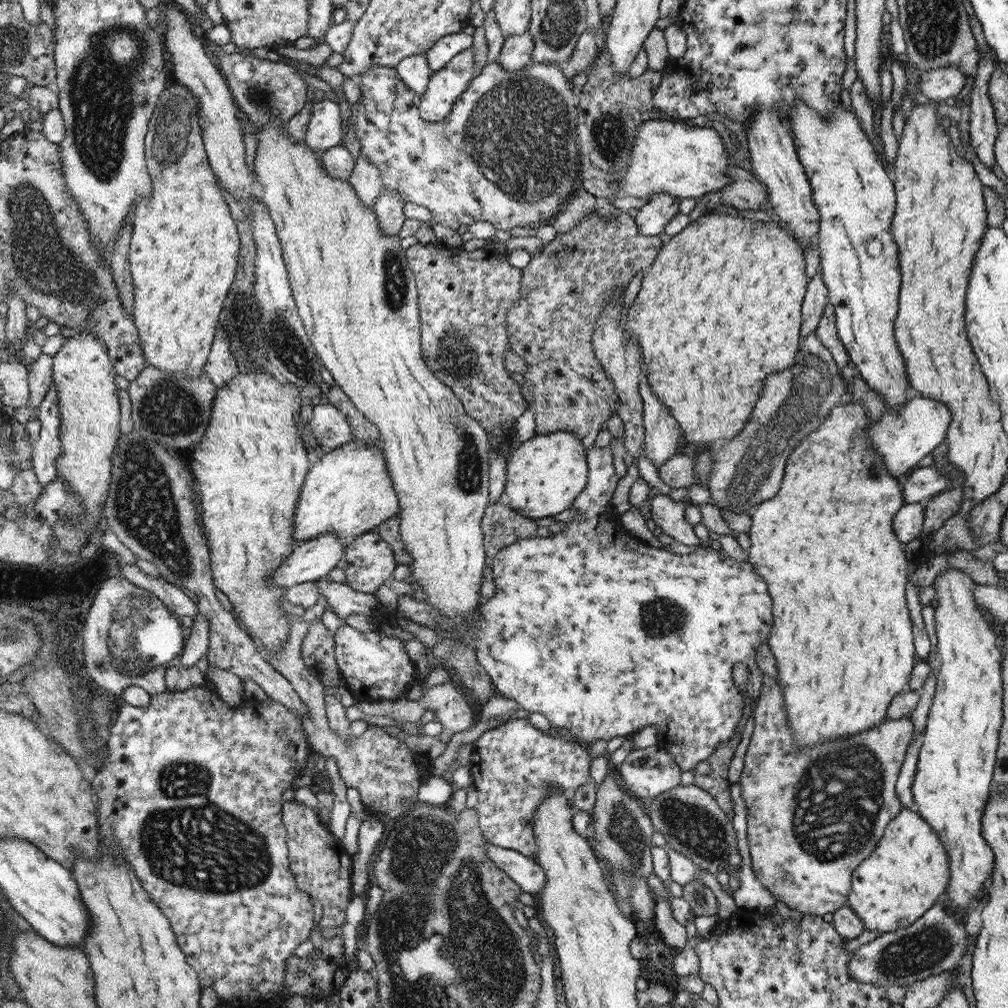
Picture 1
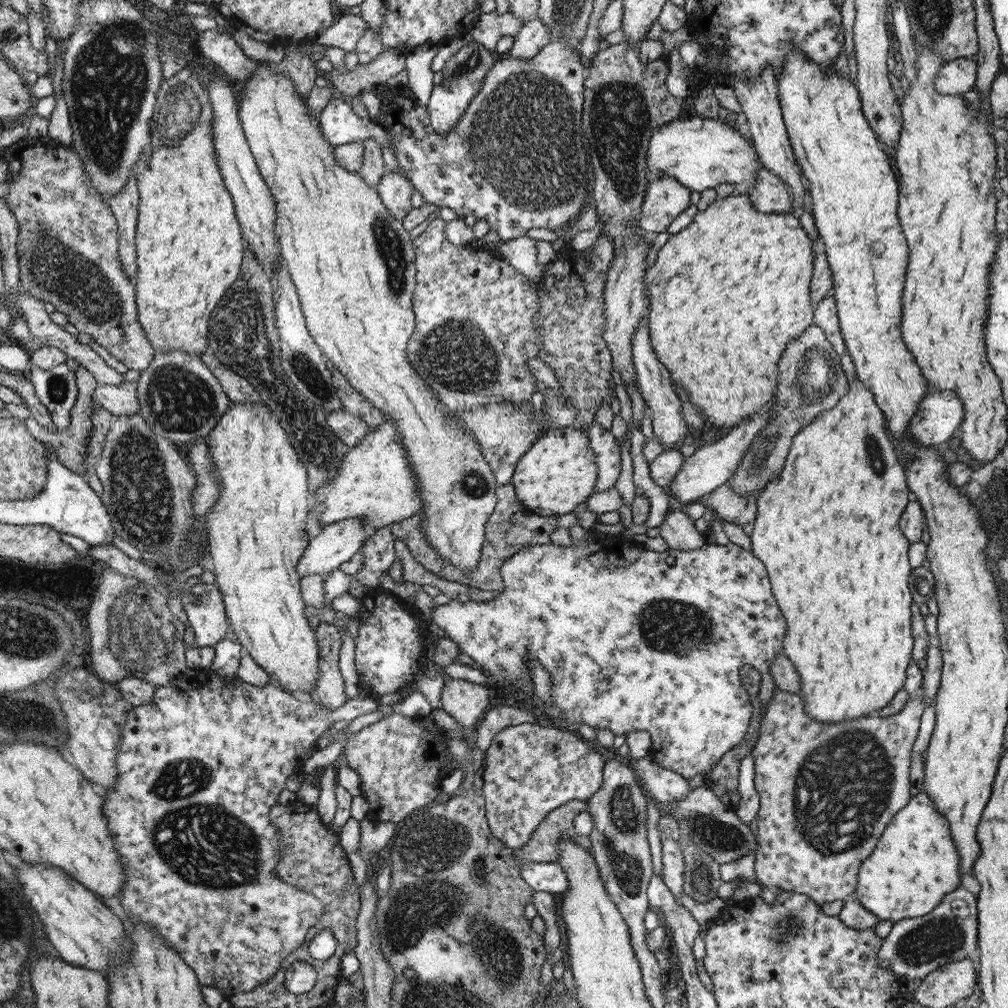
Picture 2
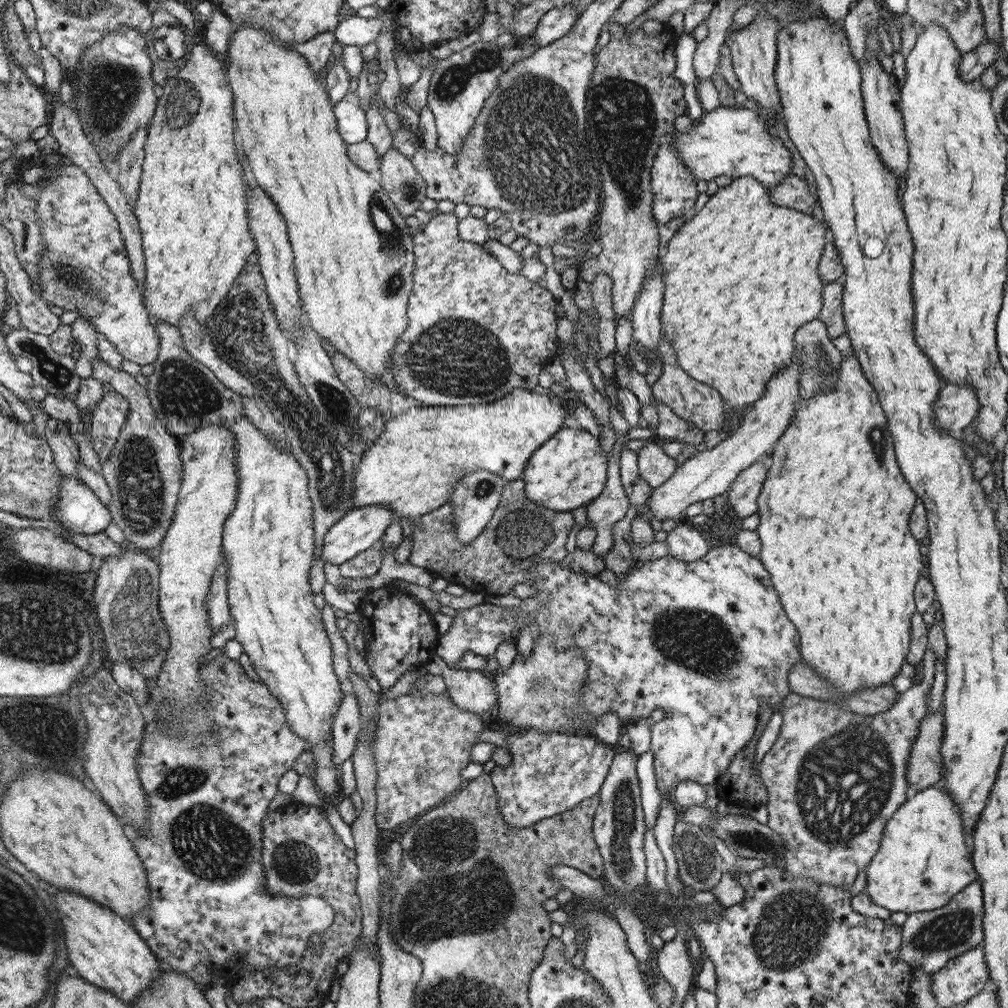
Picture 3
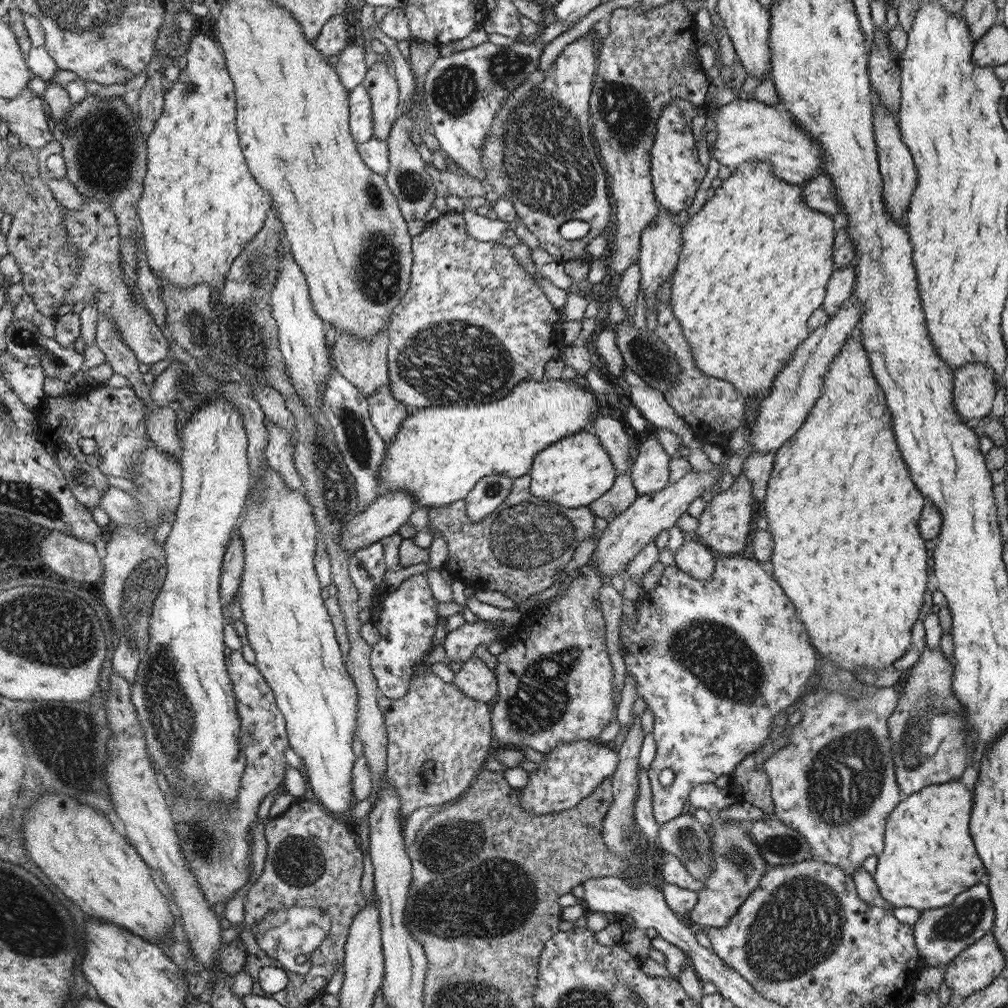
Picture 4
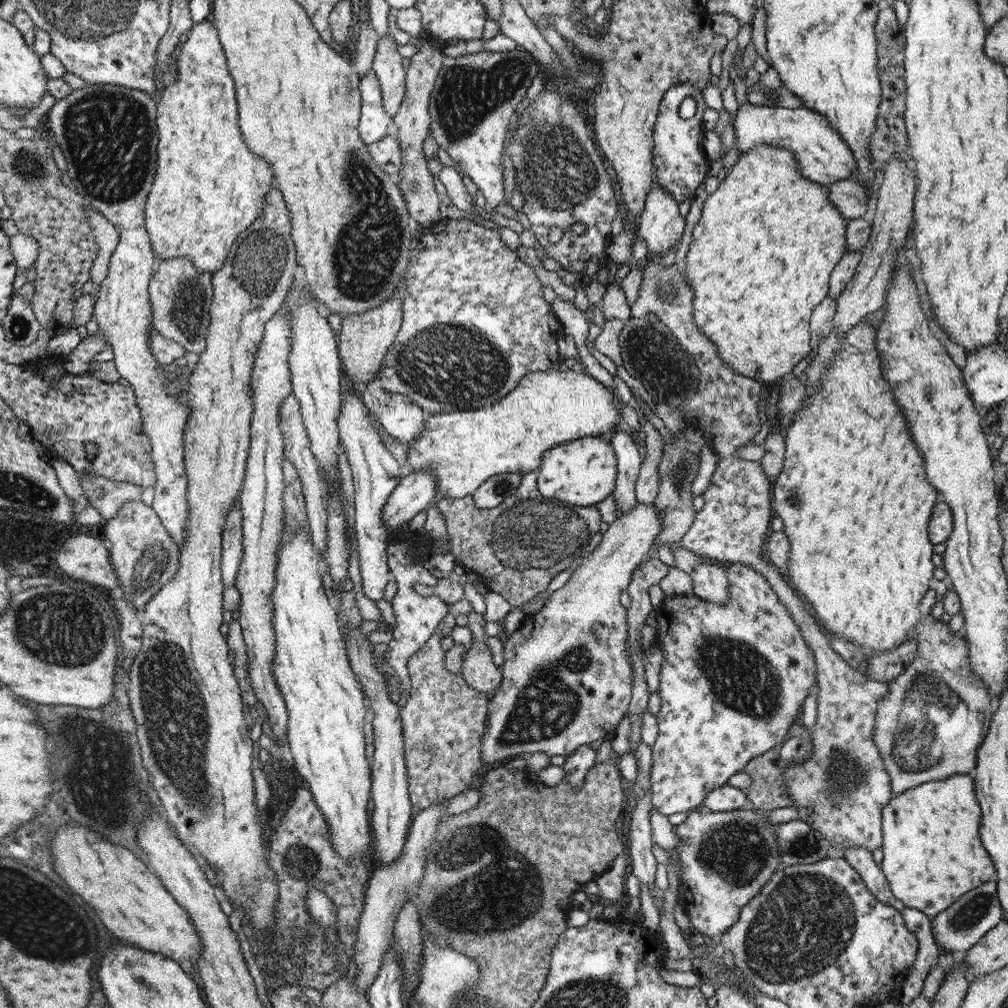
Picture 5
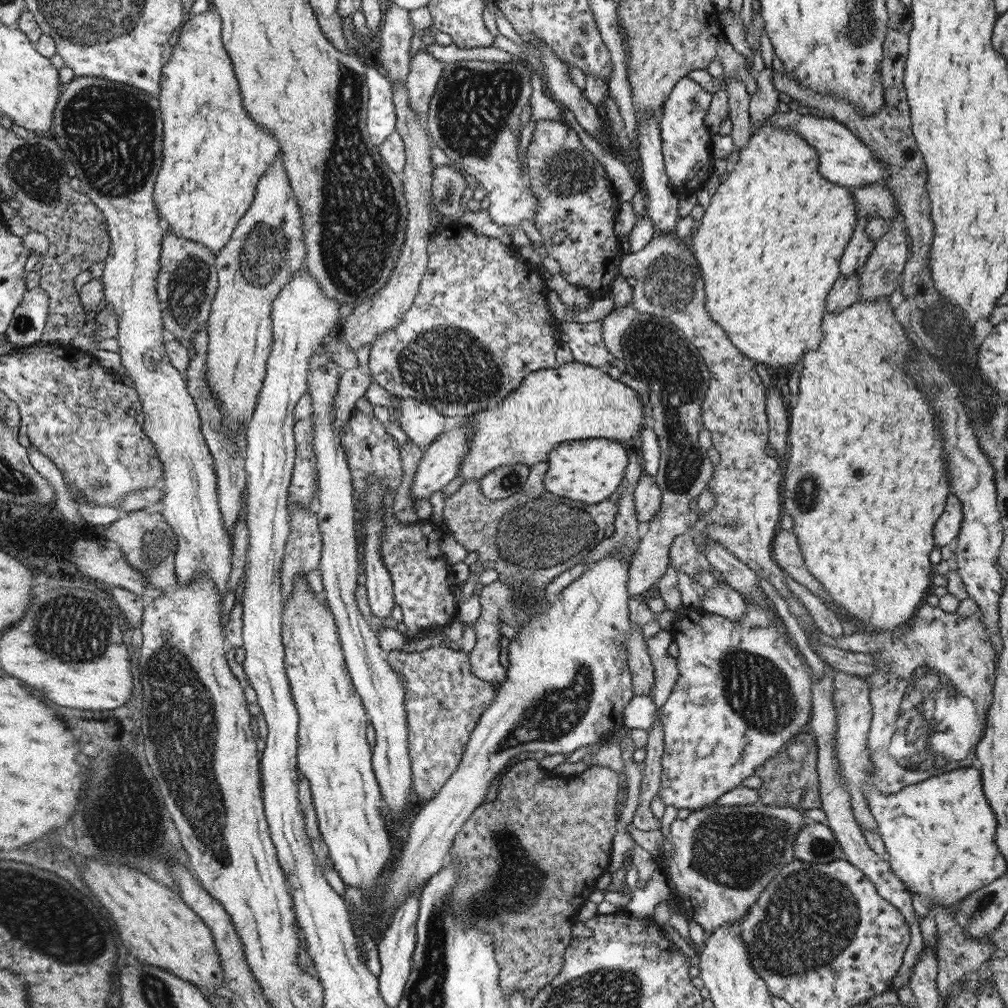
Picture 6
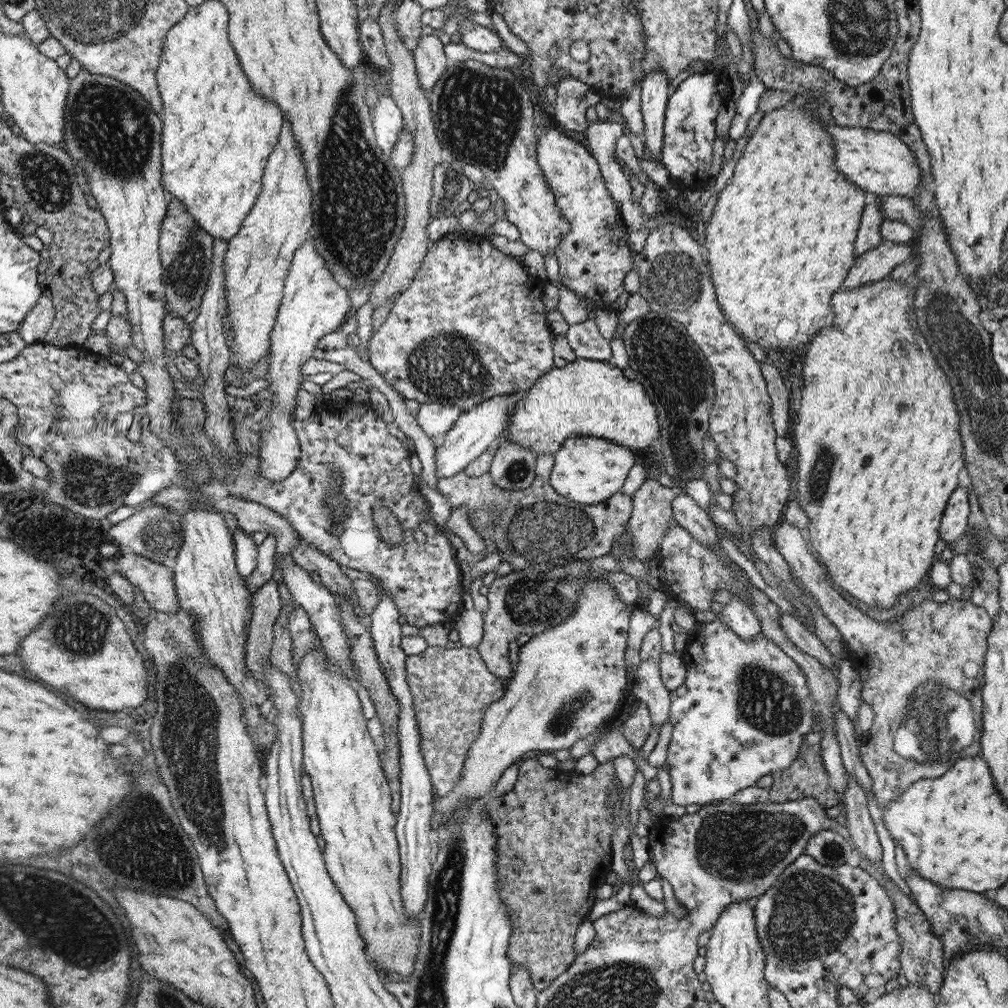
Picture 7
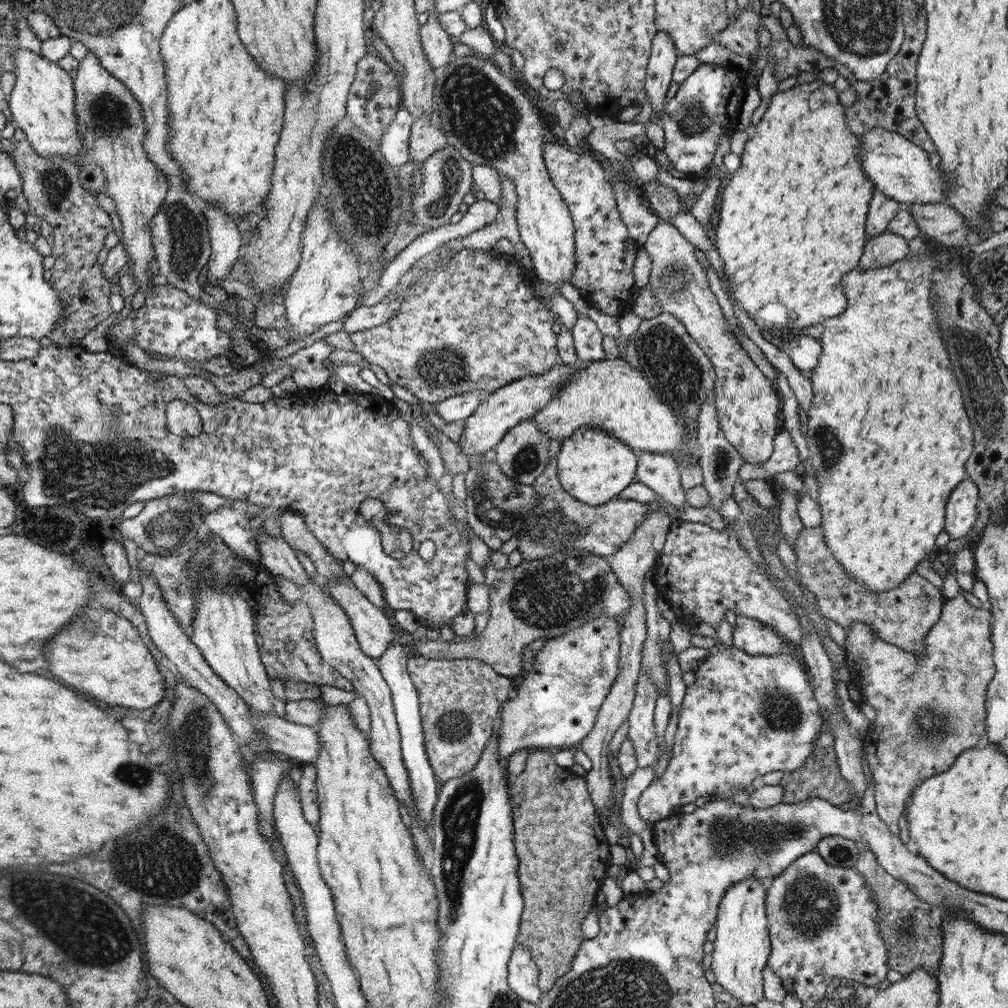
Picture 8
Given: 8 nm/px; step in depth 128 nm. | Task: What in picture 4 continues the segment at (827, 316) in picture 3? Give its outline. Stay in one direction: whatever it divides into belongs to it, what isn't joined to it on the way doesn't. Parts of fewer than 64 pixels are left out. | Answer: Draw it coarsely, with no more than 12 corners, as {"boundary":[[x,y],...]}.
{"boundary":[[855,264],[834,269],[822,308],[831,317],[851,295]]}

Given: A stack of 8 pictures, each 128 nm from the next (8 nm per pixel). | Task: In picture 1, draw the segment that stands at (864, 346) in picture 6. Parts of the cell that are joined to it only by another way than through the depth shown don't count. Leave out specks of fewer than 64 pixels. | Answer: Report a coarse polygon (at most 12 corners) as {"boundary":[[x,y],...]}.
{"boundary":[[834,407],[751,516],[799,749],[918,662],[902,480]]}

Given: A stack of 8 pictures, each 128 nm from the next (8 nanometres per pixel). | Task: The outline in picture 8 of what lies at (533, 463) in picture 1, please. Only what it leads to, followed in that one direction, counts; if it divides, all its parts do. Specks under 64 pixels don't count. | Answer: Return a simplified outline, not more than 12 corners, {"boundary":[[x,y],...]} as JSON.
{"boundary":[[584,425],[561,443],[559,483],[600,506],[637,475],[637,452]]}

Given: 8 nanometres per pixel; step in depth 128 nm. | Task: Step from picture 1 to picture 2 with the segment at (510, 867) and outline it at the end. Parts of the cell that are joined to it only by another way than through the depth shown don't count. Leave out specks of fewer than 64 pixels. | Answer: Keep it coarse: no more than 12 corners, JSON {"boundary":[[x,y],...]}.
{"boundary":[[521,862],[519,871],[535,891],[569,889],[560,863]]}

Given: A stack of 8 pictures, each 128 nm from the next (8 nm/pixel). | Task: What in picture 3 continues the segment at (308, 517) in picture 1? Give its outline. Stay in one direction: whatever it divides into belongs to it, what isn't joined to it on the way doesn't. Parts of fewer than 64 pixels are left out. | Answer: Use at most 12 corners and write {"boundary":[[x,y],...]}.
{"boundary":[[522,387],[410,408],[355,462],[350,508],[397,520],[470,471],[520,479],[567,402]]}

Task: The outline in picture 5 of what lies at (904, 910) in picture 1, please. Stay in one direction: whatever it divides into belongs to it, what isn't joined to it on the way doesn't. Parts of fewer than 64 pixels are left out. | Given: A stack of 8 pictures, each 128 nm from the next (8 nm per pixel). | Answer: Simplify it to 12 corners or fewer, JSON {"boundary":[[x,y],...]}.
{"boundary":[[968,774],[882,811],[890,890],[931,921],[996,872]]}

